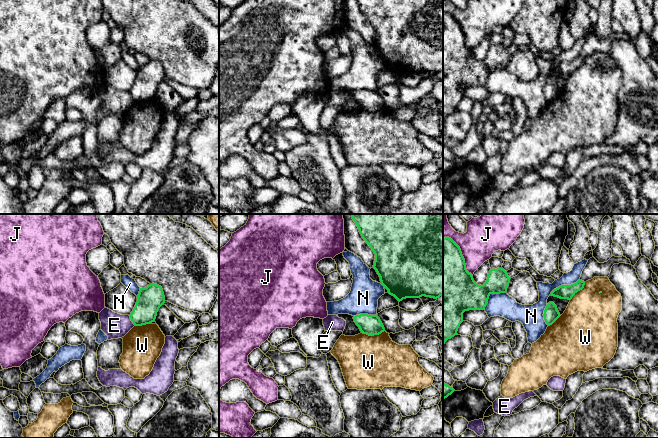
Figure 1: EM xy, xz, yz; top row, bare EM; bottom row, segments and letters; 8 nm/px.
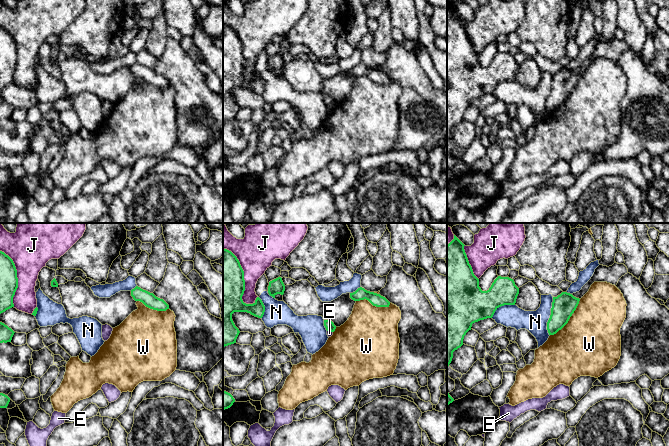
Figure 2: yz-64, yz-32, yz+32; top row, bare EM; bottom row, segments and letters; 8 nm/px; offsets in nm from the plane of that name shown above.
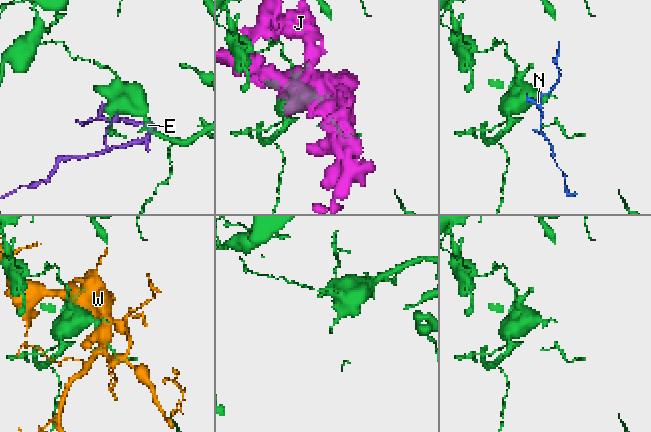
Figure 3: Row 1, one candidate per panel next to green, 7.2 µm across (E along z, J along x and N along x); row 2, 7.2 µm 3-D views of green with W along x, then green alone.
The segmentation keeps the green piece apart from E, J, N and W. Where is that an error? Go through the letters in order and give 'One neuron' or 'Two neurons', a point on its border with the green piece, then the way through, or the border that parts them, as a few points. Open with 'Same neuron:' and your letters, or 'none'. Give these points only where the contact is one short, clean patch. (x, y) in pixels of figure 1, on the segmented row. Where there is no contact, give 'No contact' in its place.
Same neuron: none
E: Two neurons. Touches green at xy (131, 320). Boundary: xy (128, 315), (135, 325)
J: Two neurons. Touches green at yz (461, 254)
N: Two neurons. Touches green at yz (564, 285)
W: Two neurons. Touches green at xz (372, 335)

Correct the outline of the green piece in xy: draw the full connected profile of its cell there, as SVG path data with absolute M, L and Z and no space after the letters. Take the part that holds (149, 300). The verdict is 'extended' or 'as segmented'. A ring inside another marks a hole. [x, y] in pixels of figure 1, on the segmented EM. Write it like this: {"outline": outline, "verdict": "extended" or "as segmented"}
{"outline": "M152 283L145 288L140 288L136 305L129 315L131 321L135 326L154 322L159 308L164 303L165 296L161 286Z", "verdict": "as segmented"}

